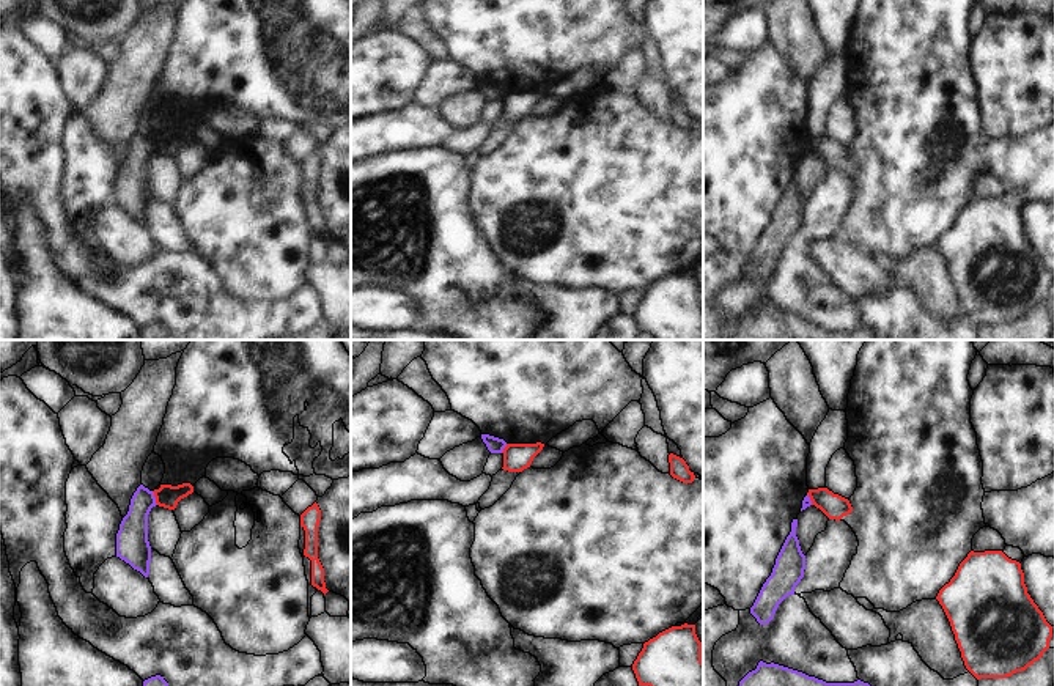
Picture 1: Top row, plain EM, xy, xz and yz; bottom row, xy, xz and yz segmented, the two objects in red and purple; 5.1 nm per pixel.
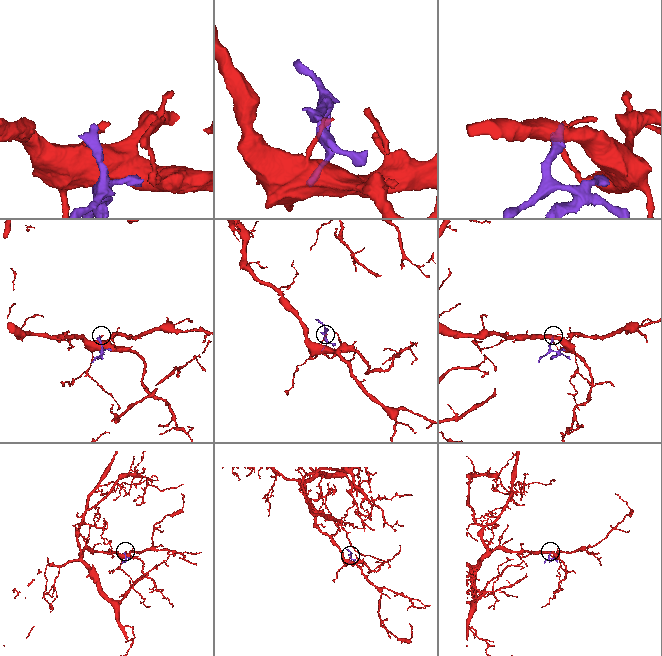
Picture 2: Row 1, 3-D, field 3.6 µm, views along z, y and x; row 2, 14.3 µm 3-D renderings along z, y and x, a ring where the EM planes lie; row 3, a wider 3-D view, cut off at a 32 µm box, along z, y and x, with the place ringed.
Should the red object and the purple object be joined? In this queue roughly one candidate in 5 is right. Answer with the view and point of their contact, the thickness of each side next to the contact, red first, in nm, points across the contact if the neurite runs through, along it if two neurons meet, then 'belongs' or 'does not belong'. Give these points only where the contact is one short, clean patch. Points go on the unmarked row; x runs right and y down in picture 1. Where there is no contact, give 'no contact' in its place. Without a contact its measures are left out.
contact xy (154, 143); calibres 120 and 160 nm; border xy (151, 139), (158, 151); does not belong

